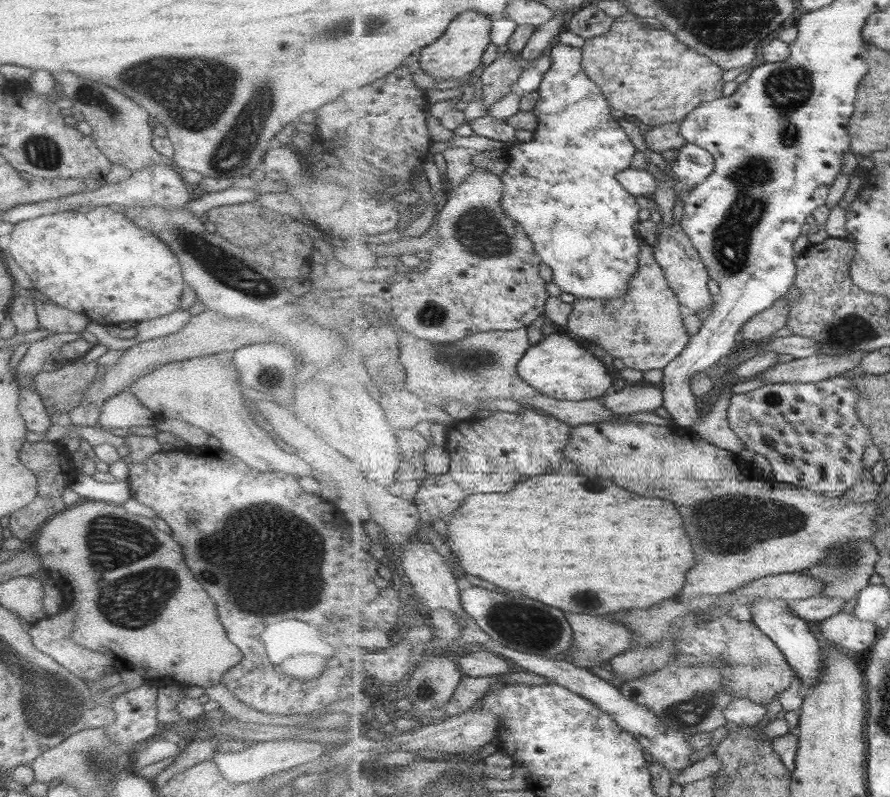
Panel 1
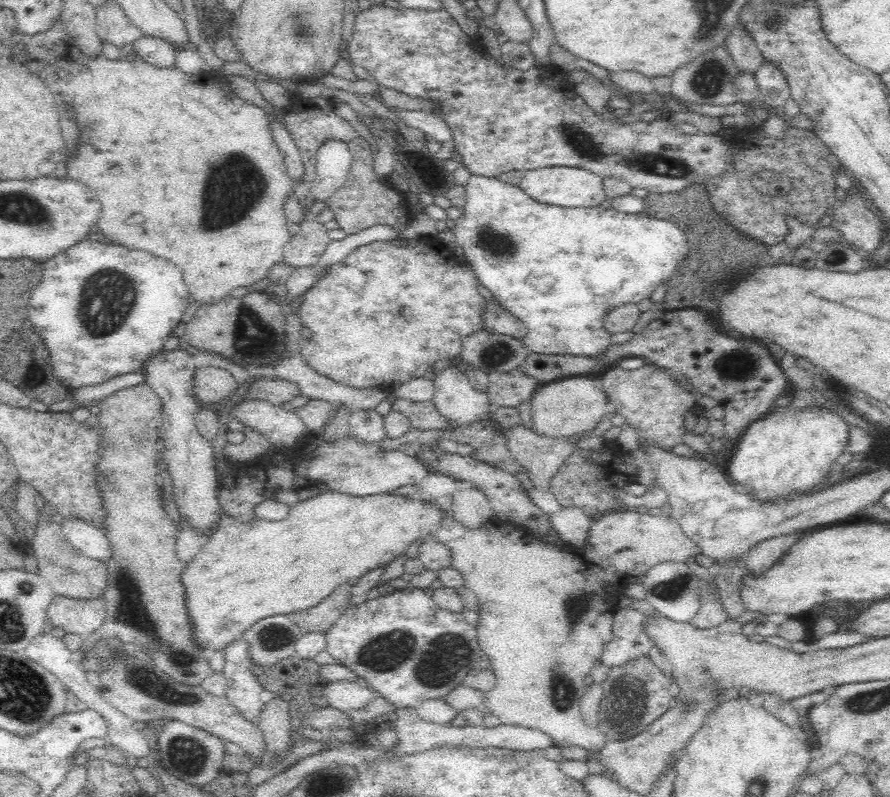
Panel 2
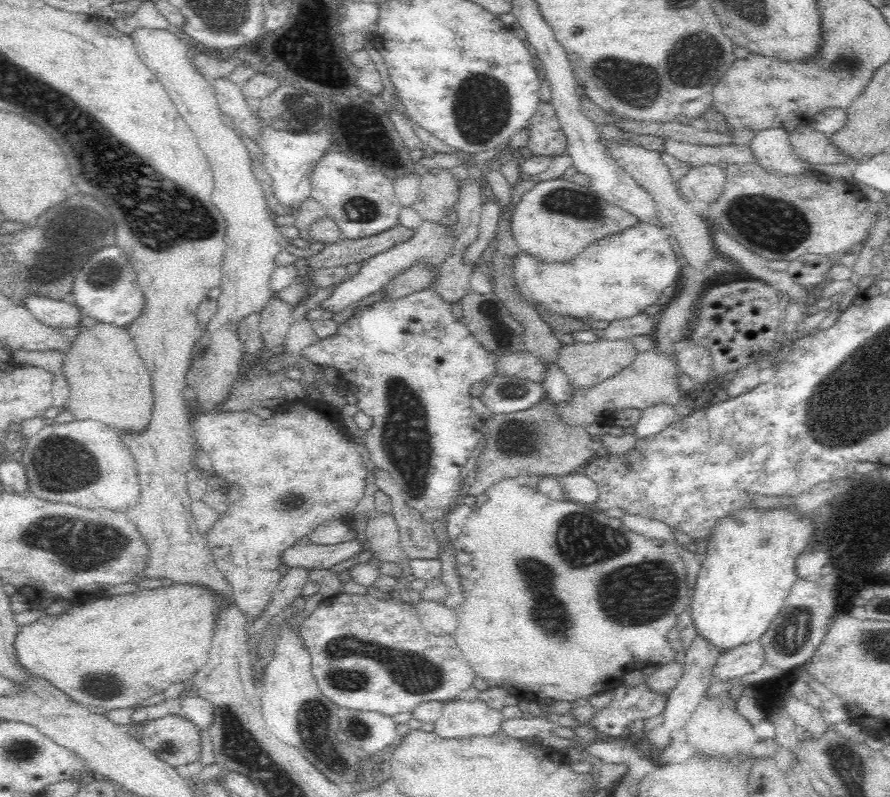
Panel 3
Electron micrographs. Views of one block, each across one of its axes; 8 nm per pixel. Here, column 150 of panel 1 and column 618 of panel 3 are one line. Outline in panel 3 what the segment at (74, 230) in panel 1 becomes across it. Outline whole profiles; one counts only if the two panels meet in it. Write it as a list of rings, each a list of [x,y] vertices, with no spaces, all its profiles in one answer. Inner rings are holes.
[[[637,222],[622,234],[610,235],[587,246],[571,260],[571,263],[548,264],[538,261],[524,251],[519,251],[513,264],[515,284],[518,284],[518,293],[524,295],[524,300],[534,306],[541,304],[548,312],[554,314],[606,322],[630,318],[644,312],[647,306],[658,302],[663,290],[678,281],[681,269],[680,256],[672,249],[668,238],[669,233],[660,225]]]

